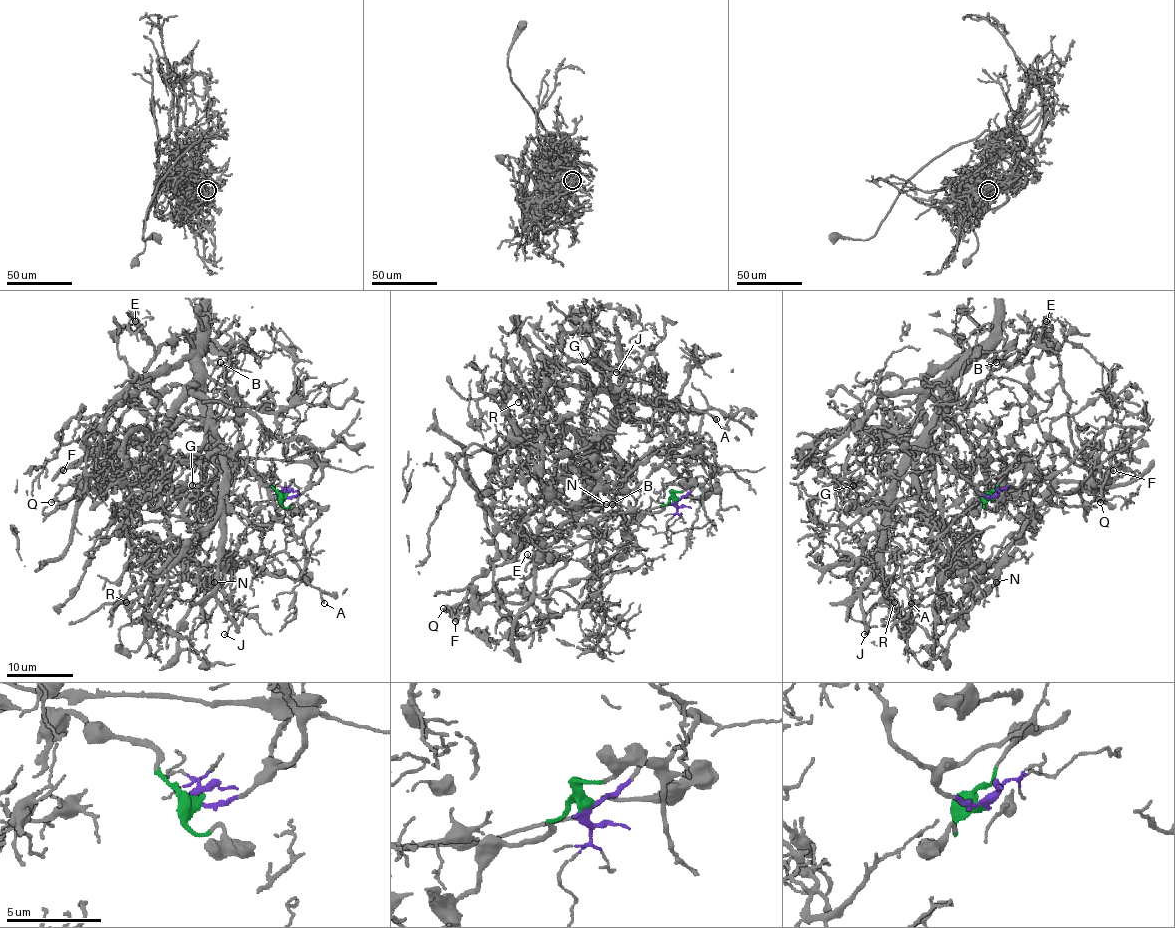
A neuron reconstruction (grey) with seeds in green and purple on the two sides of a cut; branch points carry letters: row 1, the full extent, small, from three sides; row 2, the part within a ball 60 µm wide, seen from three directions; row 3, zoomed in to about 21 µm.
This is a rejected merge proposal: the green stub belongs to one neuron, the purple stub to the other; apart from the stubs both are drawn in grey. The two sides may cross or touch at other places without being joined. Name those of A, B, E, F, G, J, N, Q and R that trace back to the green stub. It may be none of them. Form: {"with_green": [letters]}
{"with_green": ["E", "F", "N", "Q"]}

